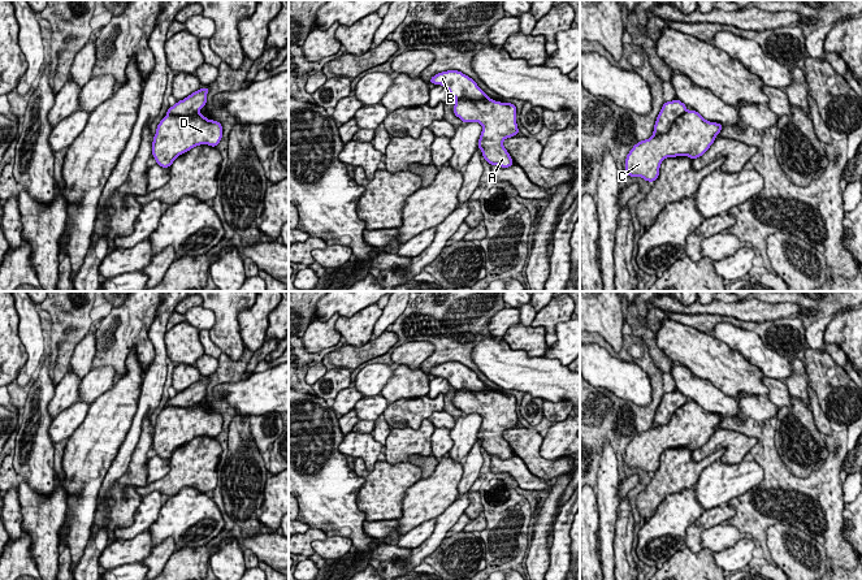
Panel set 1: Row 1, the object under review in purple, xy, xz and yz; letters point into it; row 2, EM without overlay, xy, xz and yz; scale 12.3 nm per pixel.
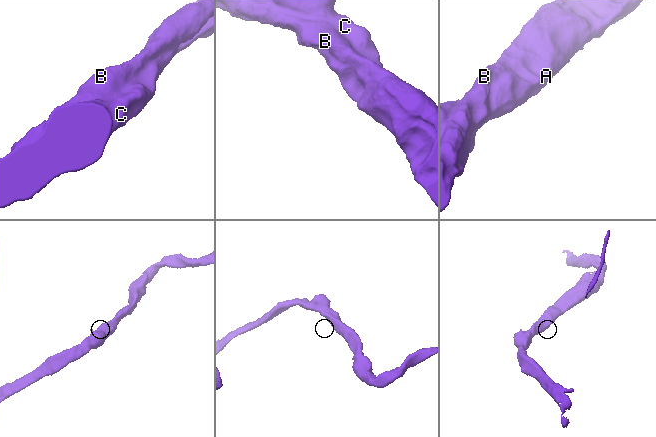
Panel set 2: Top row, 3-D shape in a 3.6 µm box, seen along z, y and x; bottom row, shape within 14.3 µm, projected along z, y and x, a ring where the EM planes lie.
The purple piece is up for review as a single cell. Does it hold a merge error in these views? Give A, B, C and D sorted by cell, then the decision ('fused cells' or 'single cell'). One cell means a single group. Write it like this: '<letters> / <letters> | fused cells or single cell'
A B C D | single cell

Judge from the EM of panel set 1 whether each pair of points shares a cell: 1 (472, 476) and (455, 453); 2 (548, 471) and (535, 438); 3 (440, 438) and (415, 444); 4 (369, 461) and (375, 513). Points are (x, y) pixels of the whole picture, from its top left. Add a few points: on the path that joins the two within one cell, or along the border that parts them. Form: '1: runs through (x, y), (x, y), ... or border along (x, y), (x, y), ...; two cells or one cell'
1: border along (477, 438), (462, 462), (454, 462), (447, 455); two cells
2: runs through (540, 463), (535, 458), (535, 446); one cell
3: runs through (433, 440), (421, 441); one cell
4: border along (355, 458), (360, 458), (368, 470), (377, 461); two cells

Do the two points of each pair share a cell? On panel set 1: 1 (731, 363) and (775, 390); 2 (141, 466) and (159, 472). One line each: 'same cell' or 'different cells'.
1: different cells
2: different cells

